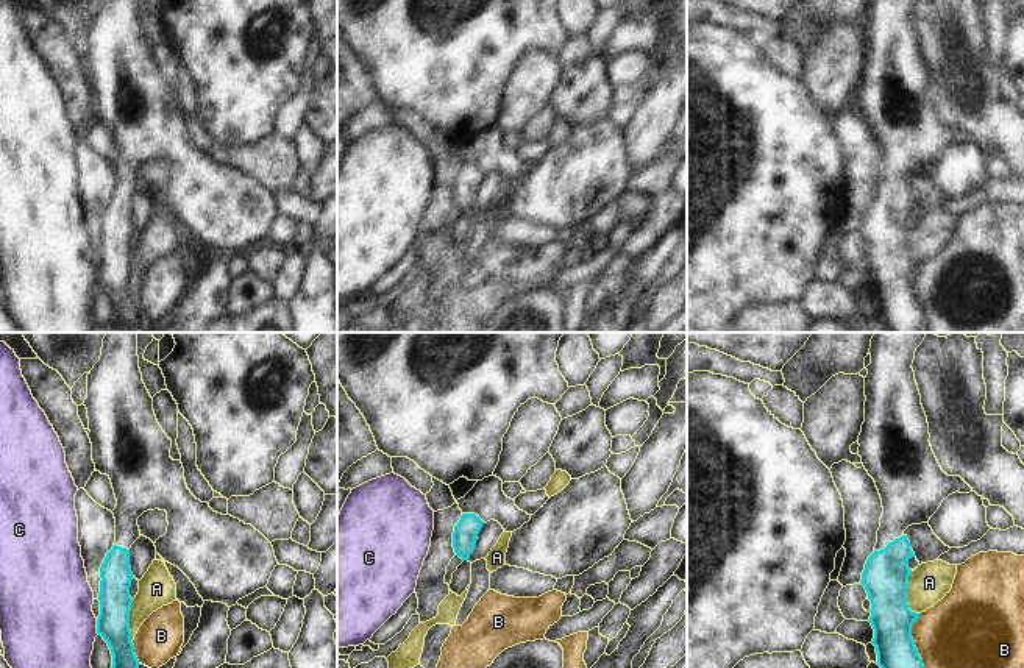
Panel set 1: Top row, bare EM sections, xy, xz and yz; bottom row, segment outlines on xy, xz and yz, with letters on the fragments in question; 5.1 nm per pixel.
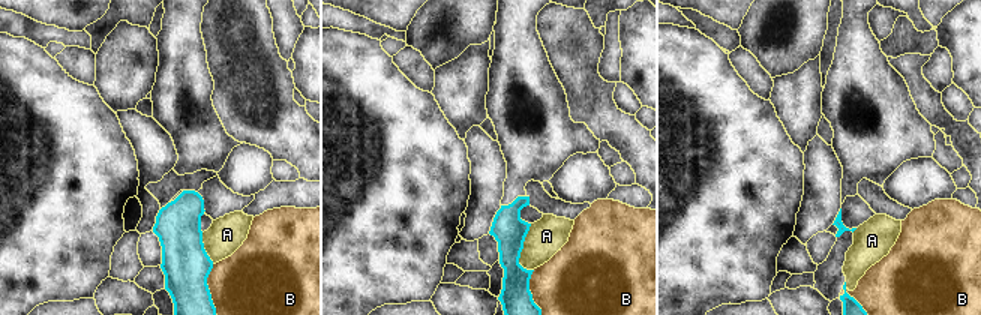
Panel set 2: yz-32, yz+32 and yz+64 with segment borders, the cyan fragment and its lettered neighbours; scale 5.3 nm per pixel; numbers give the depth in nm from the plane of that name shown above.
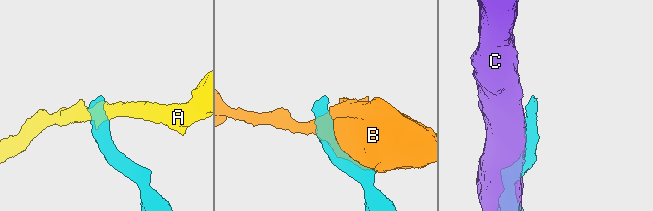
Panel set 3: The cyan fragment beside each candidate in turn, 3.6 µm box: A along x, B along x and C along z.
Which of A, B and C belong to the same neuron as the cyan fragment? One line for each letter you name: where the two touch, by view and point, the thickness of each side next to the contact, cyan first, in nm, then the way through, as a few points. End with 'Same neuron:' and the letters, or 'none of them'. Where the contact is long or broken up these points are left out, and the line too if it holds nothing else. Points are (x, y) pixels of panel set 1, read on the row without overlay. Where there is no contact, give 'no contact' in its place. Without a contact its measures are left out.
Same neuron: none of them

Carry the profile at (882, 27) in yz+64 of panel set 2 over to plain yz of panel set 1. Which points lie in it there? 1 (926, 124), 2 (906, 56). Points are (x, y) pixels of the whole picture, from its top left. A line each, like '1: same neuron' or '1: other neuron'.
1: other neuron
2: other neuron

